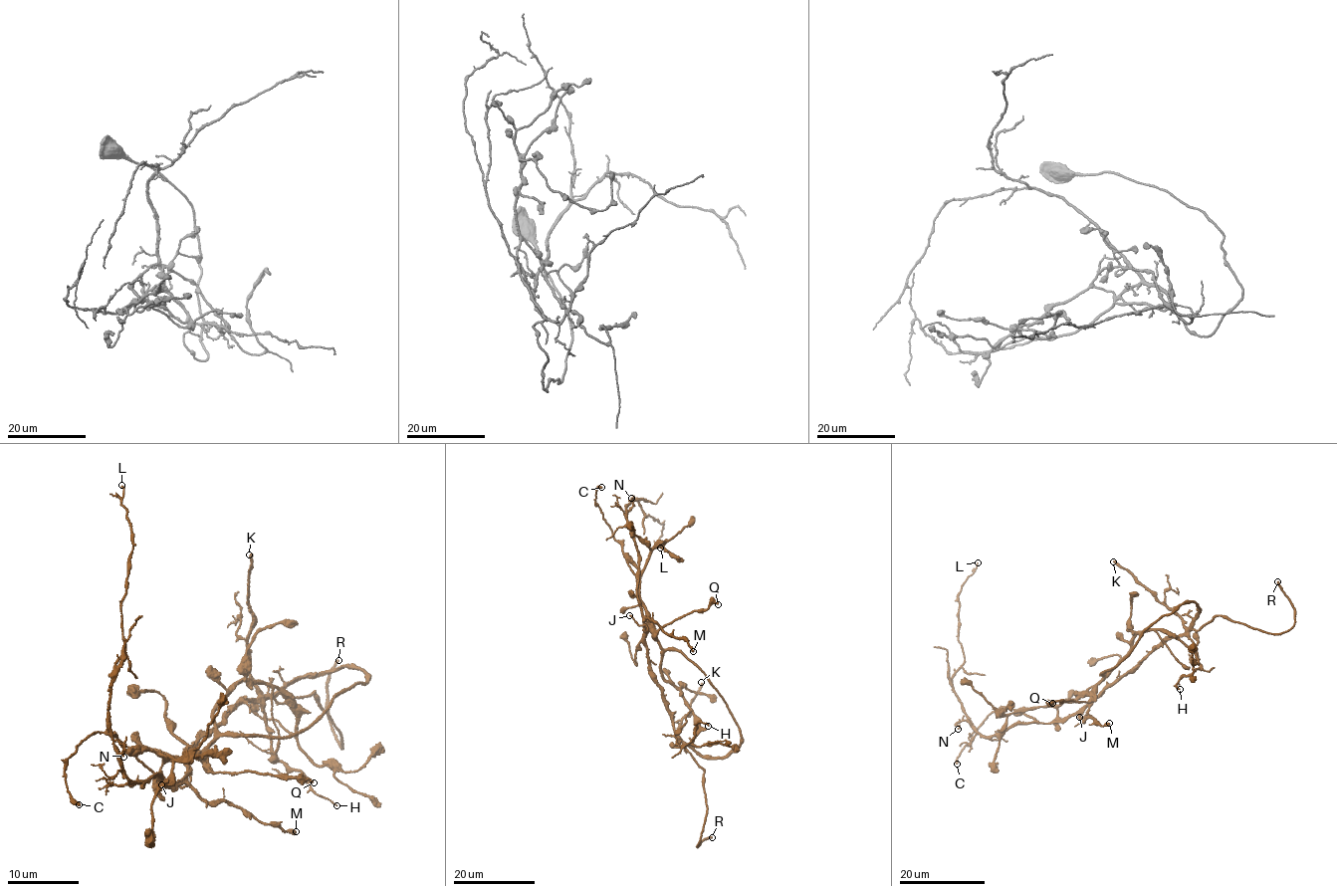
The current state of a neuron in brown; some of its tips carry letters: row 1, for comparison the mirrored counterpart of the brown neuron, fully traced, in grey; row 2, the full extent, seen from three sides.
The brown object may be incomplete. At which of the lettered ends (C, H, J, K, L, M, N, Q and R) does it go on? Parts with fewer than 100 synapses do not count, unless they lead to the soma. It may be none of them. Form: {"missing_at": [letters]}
{"missing_at": ["R"]}

